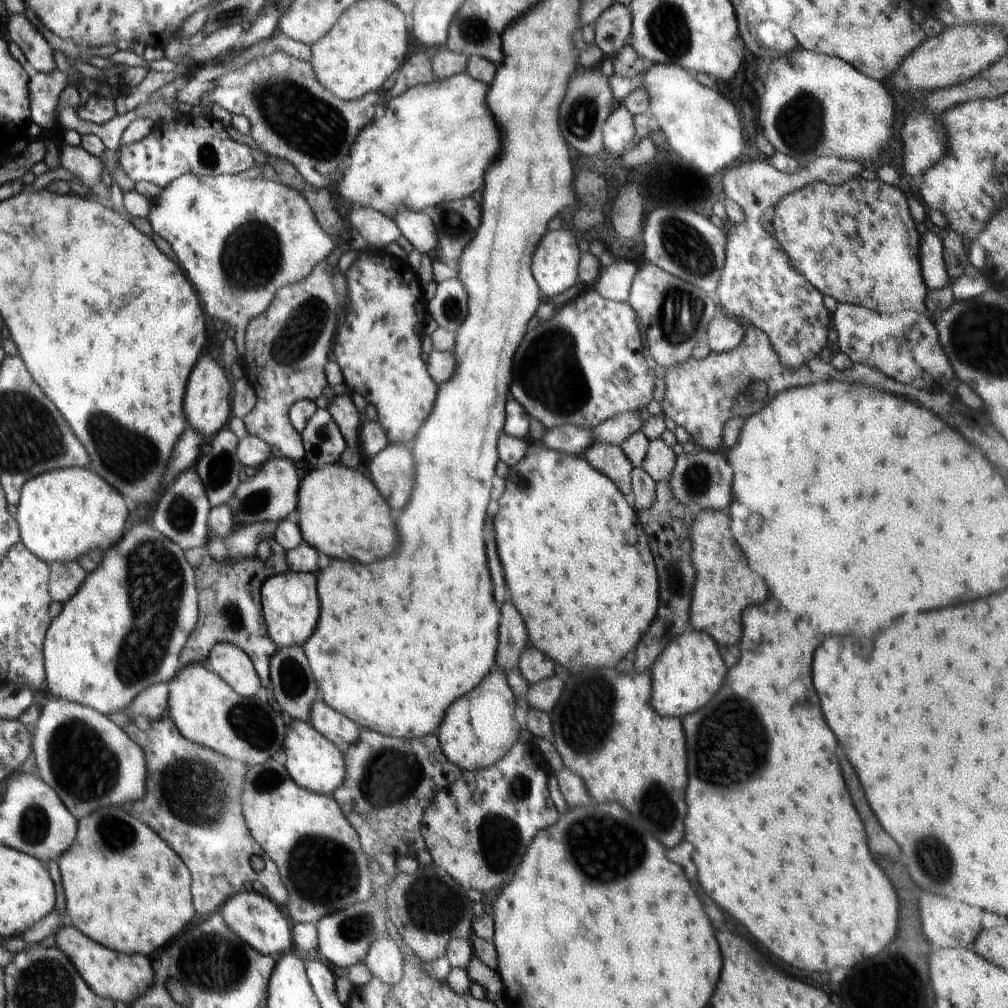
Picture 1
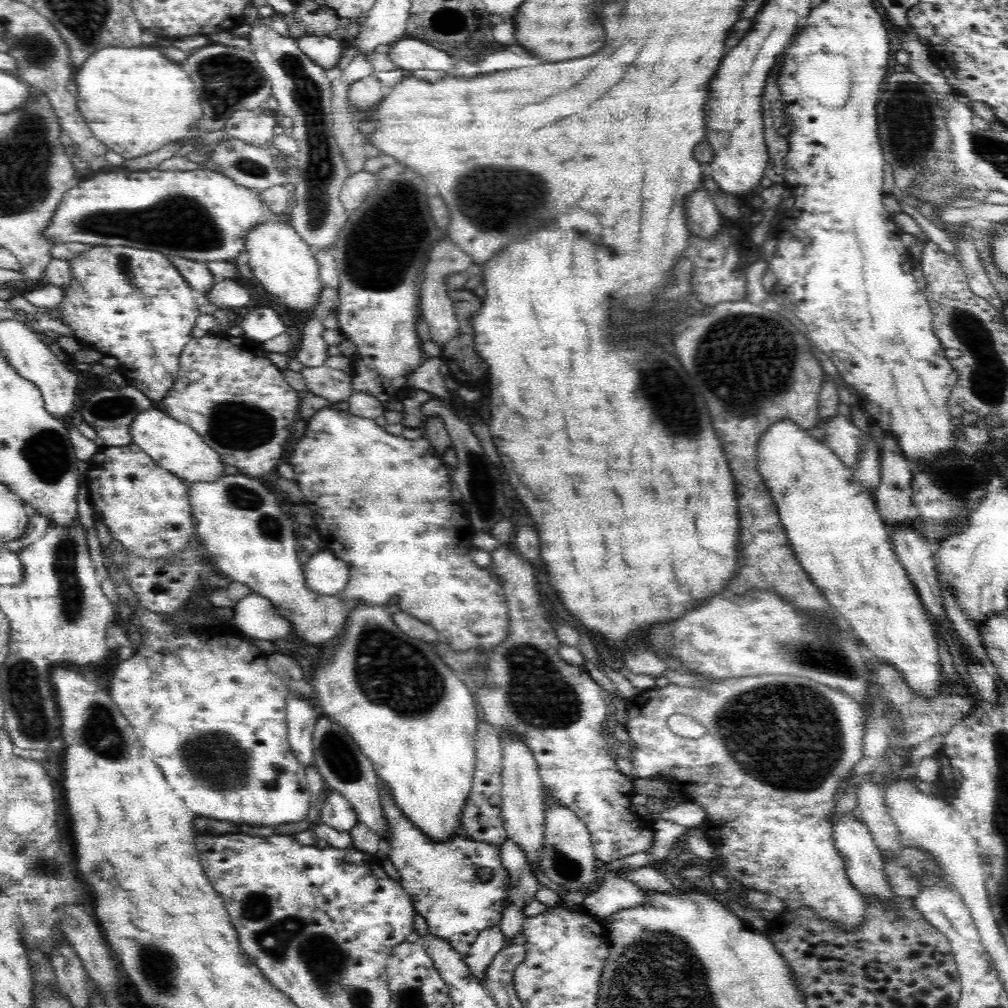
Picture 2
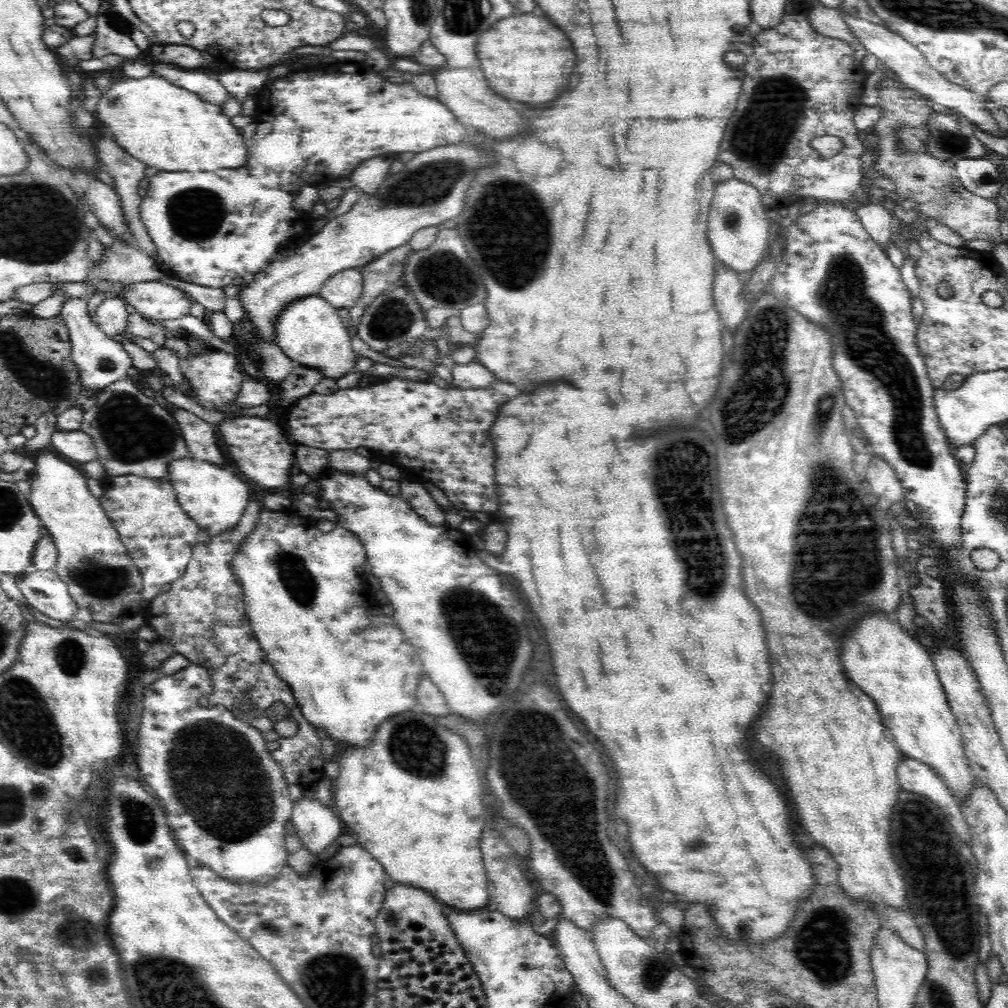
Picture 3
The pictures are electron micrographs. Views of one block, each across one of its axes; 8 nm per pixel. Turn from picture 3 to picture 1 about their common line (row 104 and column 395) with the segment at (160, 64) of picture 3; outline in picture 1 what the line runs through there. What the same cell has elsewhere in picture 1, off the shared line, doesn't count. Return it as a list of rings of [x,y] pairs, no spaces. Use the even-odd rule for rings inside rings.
[[[404,210],[397,213],[392,220],[414,249],[434,258],[439,248],[437,228],[425,211]]]

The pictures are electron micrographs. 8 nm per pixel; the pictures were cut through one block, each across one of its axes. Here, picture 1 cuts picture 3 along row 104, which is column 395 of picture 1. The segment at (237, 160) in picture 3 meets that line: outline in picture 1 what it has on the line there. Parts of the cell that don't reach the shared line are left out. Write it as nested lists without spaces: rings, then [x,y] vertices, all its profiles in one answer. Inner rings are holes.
[[[467,72],[452,75],[444,80],[434,79],[425,85],[416,85],[403,92],[400,96],[392,97],[390,104],[386,106],[385,116],[382,118],[372,119],[366,127],[362,128],[356,135],[356,142],[350,148],[350,166],[348,170],[343,172],[342,178],[338,180],[338,196],[342,202],[348,202],[356,208],[374,209],[376,212],[393,219],[395,215],[404,210],[406,211],[424,211],[426,207],[436,206],[440,202],[460,200],[464,196],[470,196],[474,190],[478,190],[484,184],[484,170],[488,168],[488,164],[492,162],[492,158],[498,154],[498,132],[496,132],[496,124],[492,122],[490,112],[486,110],[484,104],[484,96],[486,96],[486,86],[482,82],[472,78]]]

